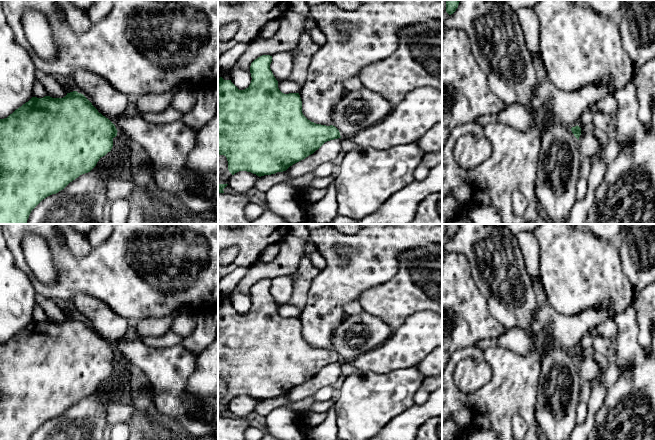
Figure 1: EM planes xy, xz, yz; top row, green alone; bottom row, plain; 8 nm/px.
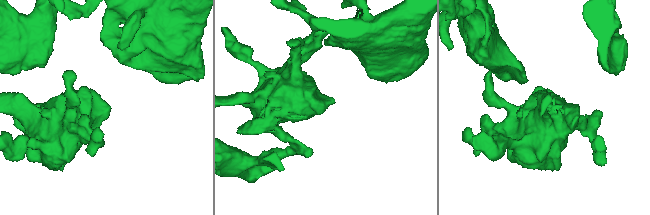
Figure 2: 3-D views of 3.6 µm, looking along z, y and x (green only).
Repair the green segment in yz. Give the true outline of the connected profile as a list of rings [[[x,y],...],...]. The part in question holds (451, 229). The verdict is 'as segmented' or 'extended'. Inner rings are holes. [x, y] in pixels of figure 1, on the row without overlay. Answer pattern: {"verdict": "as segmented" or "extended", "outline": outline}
{"verdict": "as segmented", "outline": [[[446,224],[446,236],[451,239],[458,232],[460,224]]]}

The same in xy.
{"verdict": "as segmented", "outline": [[[73,315],[63,322],[32,321],[28,326],[16,333],[7,342],[0,343],[0,440],[29,440],[31,435],[46,421],[63,414],[80,399],[90,396],[99,383],[111,375],[113,362],[117,360],[115,349],[98,336],[92,327],[81,317]]]}

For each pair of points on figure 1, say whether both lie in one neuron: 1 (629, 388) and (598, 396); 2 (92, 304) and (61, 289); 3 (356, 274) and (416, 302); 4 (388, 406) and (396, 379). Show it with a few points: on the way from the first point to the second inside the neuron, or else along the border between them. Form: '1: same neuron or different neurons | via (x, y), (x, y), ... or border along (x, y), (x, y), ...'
1: different neurons | border along (608, 389), (604, 403), (595, 415)
2: different neurons | border along (72, 298), (77, 294), (91, 294), (98, 299)
3: different neurons | border along (397, 270), (387, 281), (365, 289), (359, 298)
4: same neuron | via (388, 399), (388, 395), (396, 386)

